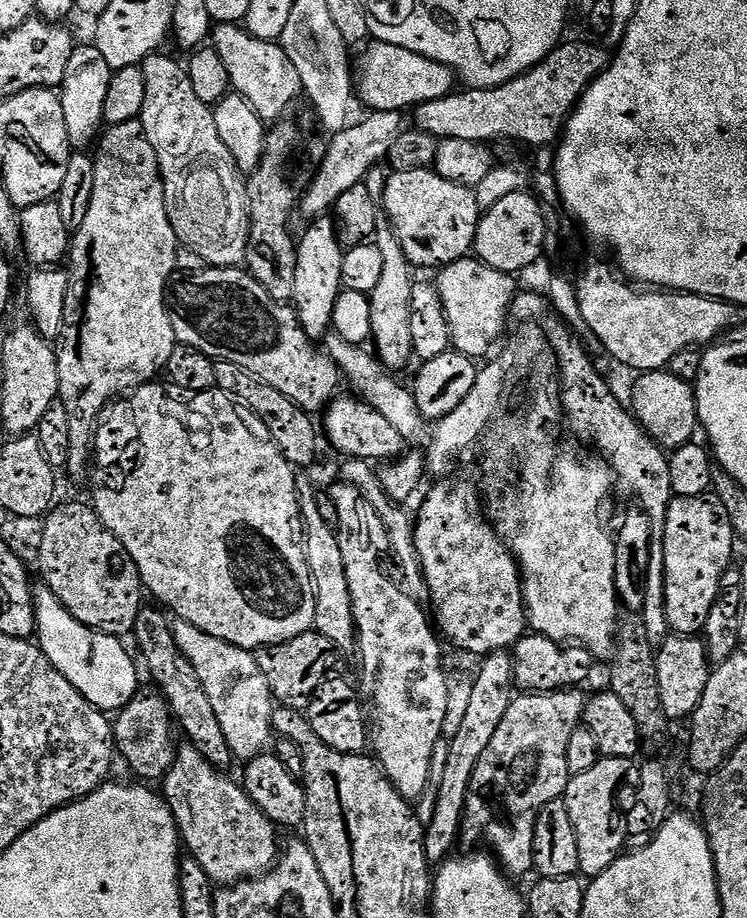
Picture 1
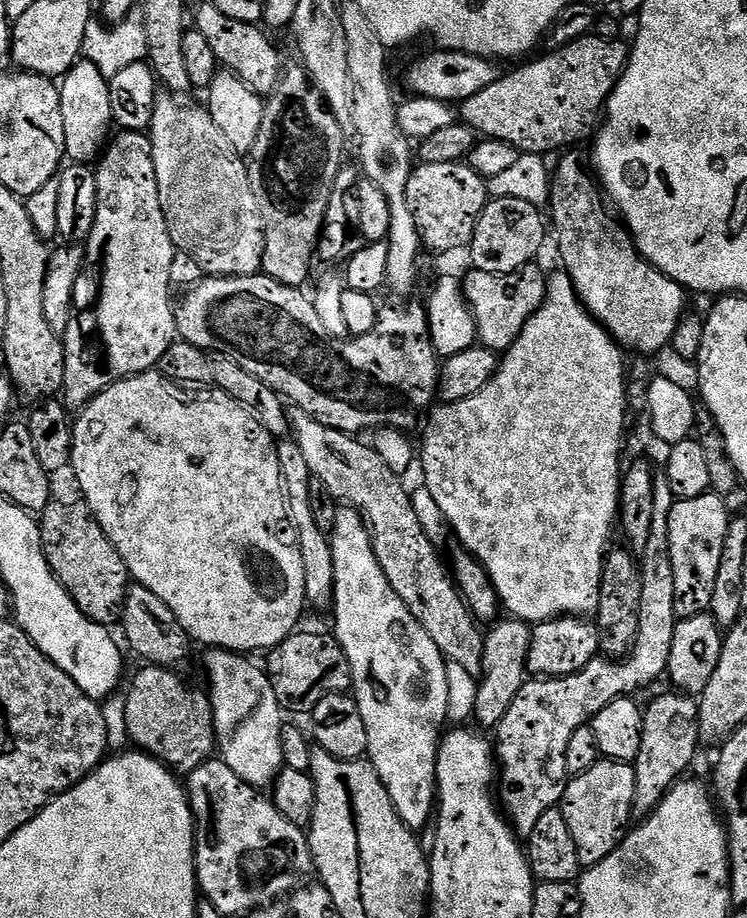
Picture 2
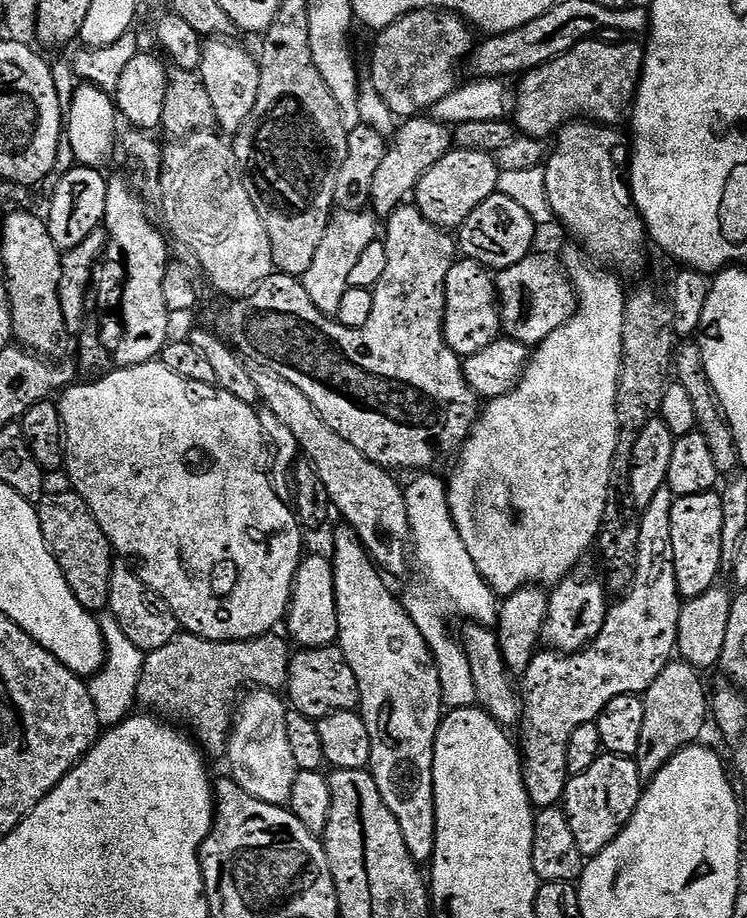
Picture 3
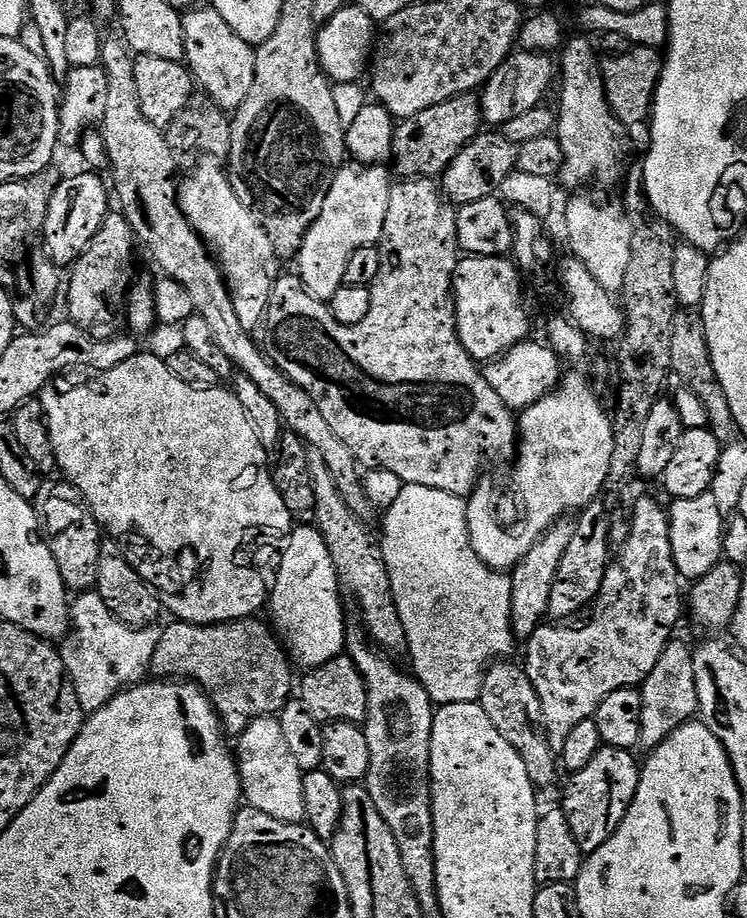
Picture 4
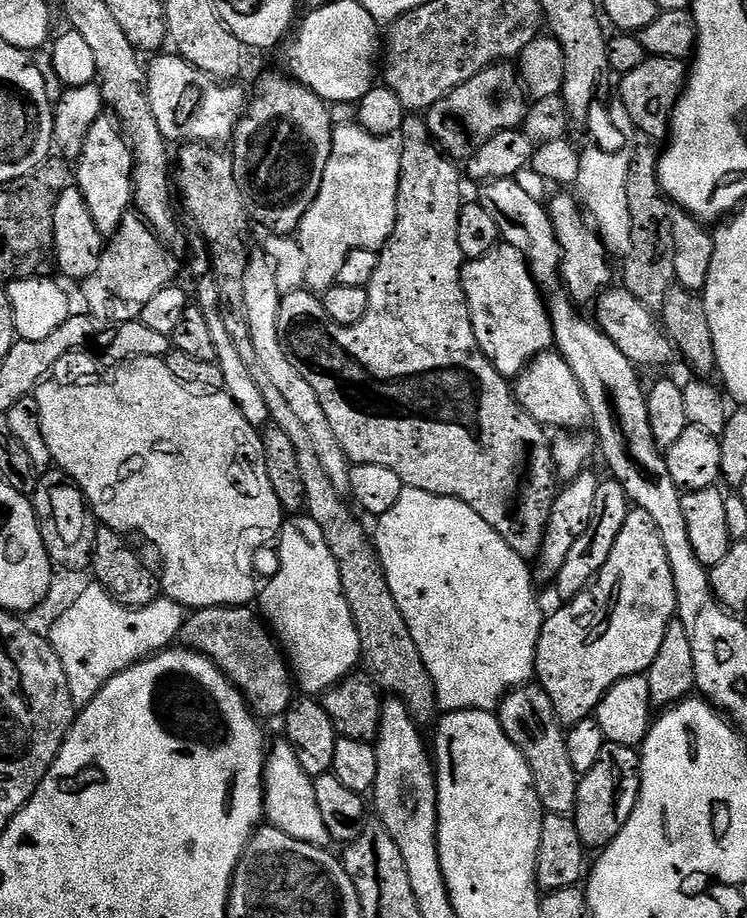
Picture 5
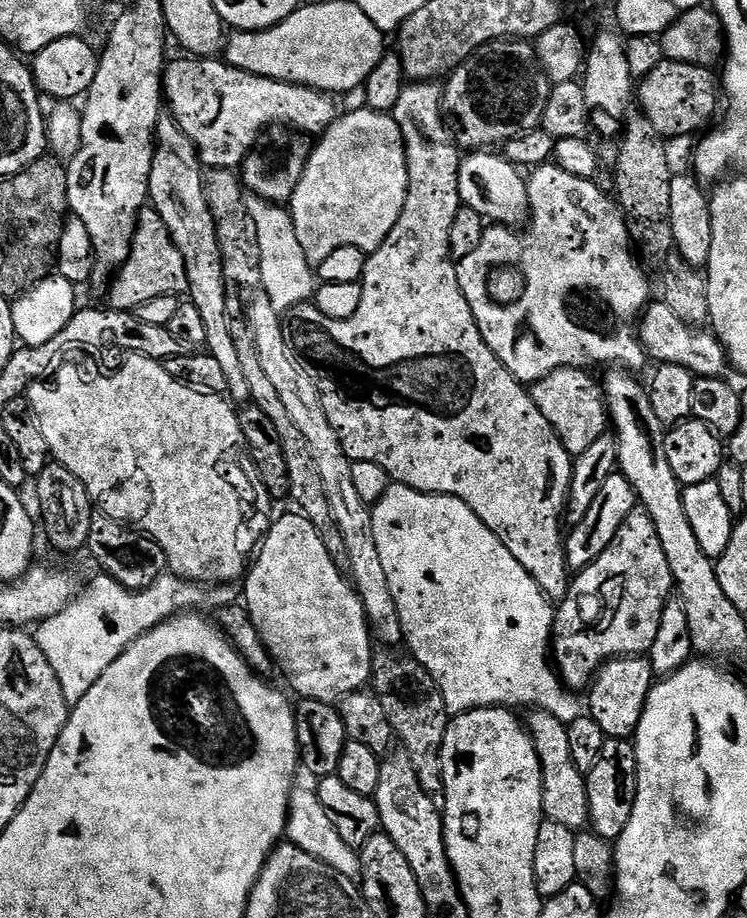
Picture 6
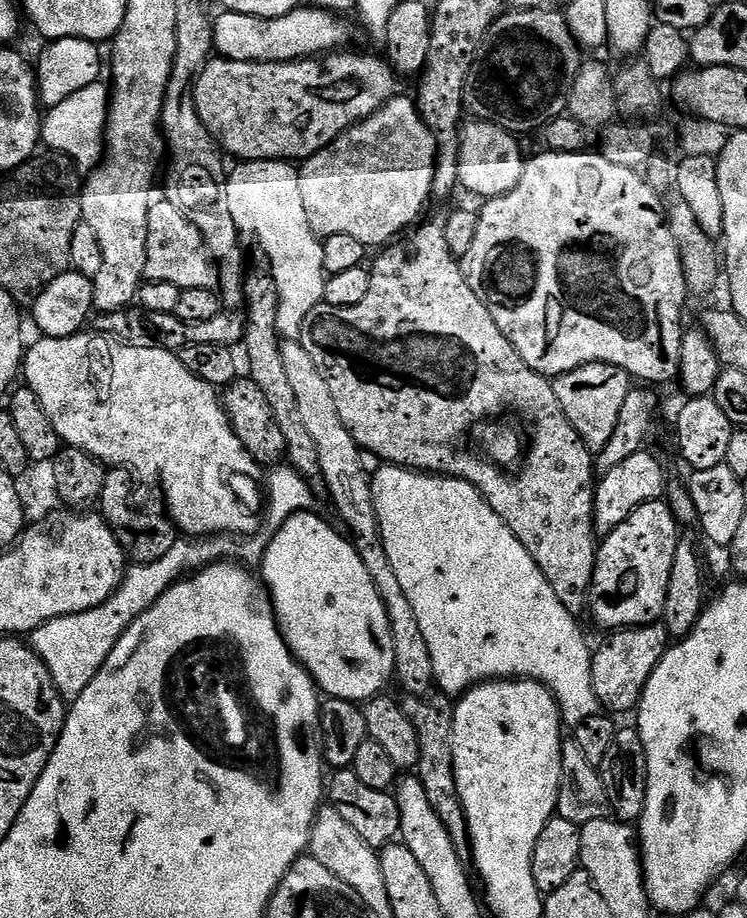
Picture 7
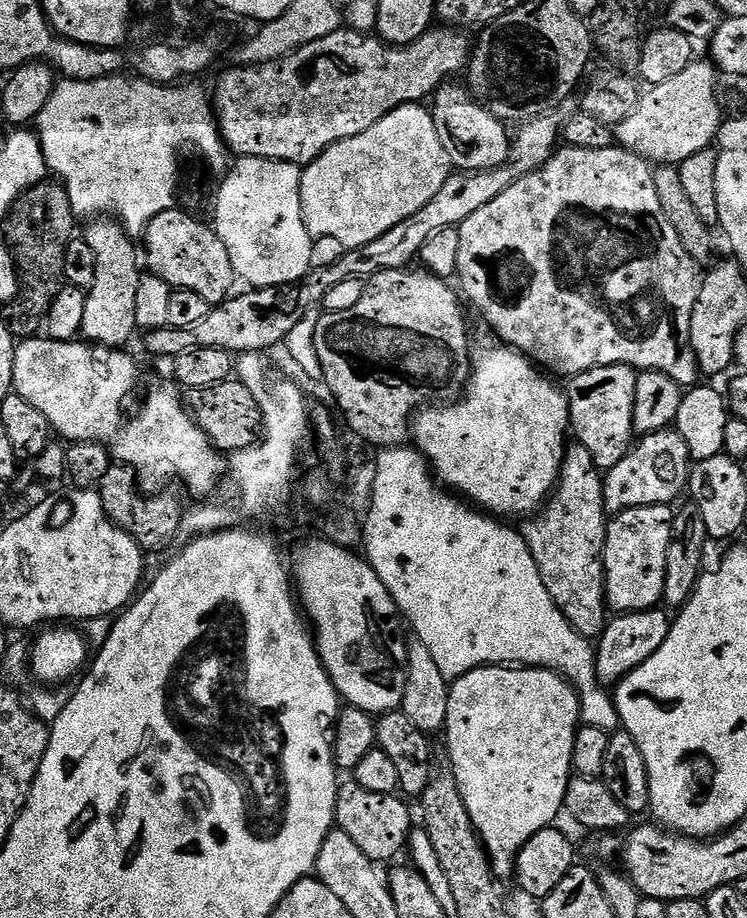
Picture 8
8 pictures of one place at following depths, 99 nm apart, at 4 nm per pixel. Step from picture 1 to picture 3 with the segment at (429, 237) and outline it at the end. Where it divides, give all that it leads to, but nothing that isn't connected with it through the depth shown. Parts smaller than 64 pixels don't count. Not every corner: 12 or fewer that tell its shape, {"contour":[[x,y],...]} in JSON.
{"contour":[[453,147],[422,174],[415,207],[459,229],[497,195],[493,153]]}

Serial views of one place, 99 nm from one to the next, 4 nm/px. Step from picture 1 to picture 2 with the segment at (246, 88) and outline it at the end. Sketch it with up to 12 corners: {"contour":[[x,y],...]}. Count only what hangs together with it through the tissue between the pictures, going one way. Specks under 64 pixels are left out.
{"contour":[[215,2],[195,31],[218,62],[262,98],[282,79],[280,52],[263,27]]}

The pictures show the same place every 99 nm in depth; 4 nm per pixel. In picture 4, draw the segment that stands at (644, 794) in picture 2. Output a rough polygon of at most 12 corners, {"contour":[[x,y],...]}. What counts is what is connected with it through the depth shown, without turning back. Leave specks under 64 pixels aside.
{"contour":[[669,640],[638,691],[640,748],[697,719],[693,649]]}

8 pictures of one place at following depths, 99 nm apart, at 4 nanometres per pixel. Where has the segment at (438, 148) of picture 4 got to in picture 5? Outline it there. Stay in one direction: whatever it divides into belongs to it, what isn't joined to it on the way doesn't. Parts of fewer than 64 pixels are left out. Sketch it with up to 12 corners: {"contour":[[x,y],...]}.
{"contour":[[492,63],[427,110],[428,132],[464,162],[520,128],[530,96]]}

